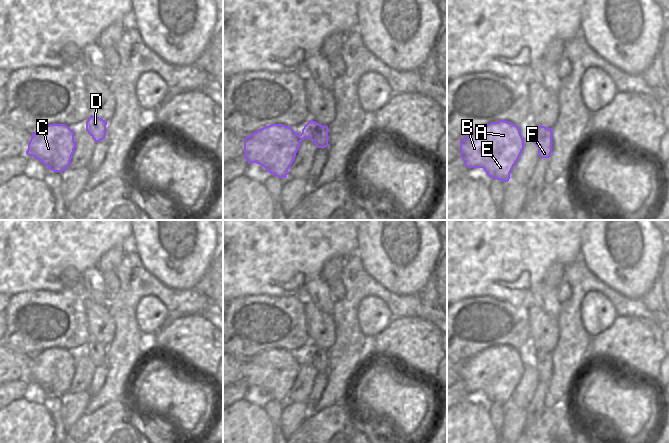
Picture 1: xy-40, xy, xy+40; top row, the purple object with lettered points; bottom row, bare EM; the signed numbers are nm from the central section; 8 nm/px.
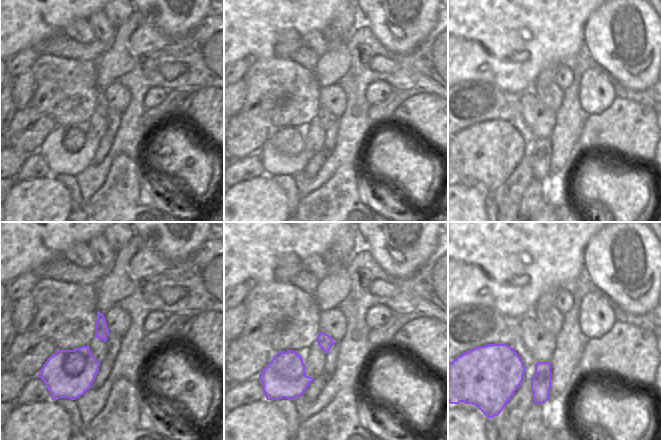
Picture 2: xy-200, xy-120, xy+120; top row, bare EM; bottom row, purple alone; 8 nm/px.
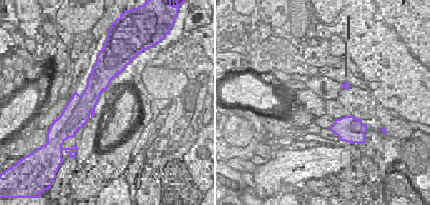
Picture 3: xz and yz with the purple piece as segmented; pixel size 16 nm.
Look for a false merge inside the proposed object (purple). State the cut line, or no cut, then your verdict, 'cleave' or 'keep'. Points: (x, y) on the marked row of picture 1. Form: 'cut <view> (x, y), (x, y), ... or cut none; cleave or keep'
cut xy (298, 135), (300, 141); cleave

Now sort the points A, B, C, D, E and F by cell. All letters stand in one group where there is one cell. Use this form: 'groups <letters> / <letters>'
groups A B C E / D F

